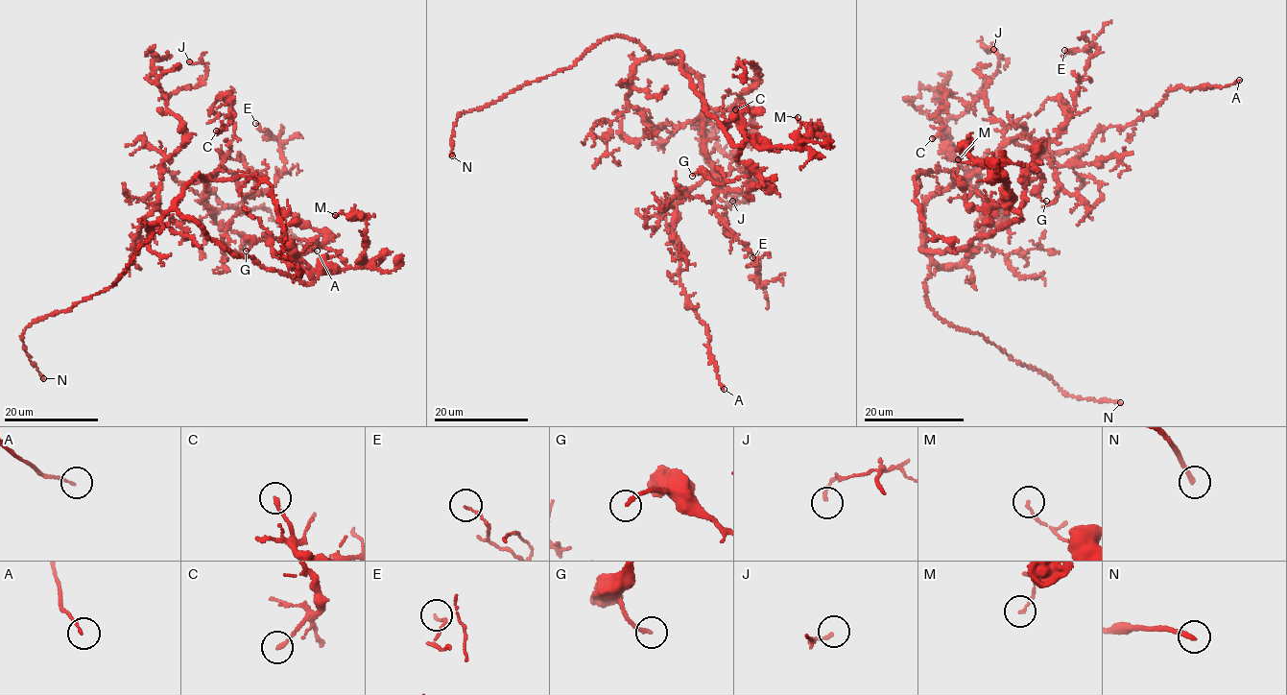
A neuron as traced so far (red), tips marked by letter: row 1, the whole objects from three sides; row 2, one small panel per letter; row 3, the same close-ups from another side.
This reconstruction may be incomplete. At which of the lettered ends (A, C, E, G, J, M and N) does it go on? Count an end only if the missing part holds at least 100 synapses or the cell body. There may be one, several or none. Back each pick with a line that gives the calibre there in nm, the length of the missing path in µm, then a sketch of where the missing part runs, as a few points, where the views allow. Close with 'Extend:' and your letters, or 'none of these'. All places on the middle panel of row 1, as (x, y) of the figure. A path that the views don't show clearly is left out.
N: Thickness 240 nm. Missing length about 50 µm
Extend: N

